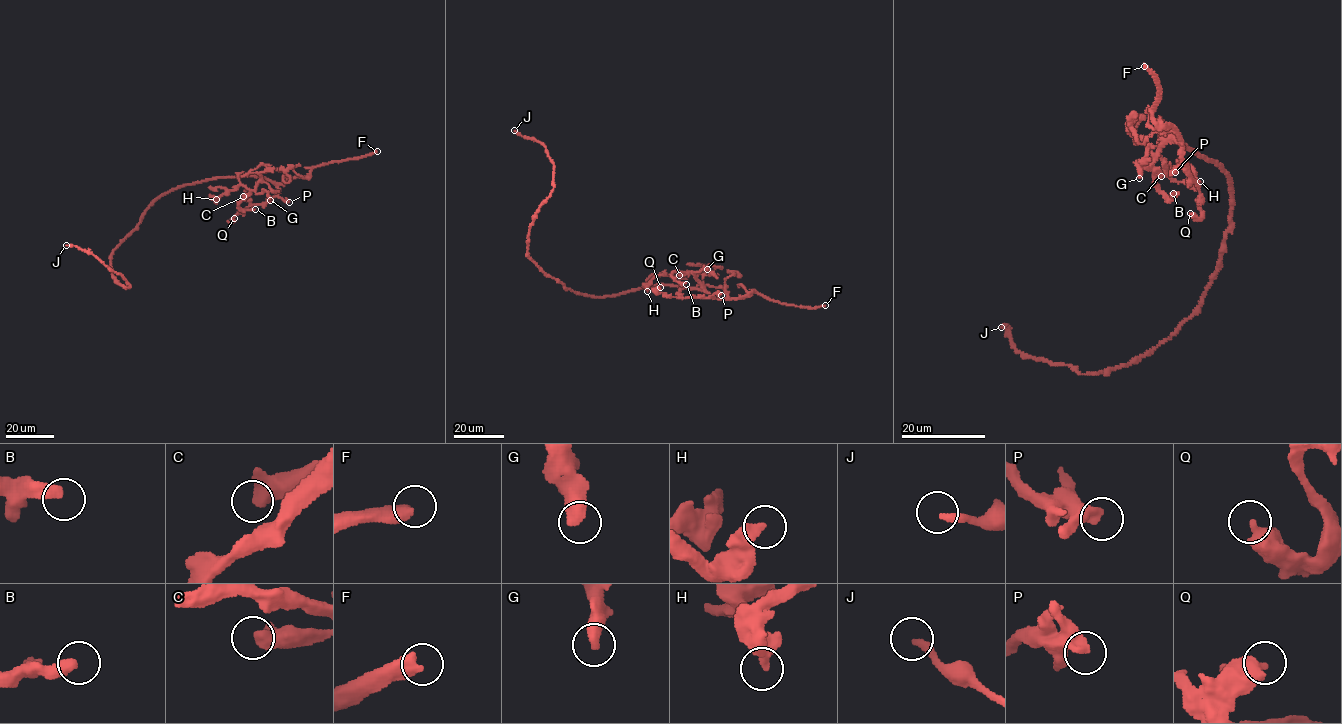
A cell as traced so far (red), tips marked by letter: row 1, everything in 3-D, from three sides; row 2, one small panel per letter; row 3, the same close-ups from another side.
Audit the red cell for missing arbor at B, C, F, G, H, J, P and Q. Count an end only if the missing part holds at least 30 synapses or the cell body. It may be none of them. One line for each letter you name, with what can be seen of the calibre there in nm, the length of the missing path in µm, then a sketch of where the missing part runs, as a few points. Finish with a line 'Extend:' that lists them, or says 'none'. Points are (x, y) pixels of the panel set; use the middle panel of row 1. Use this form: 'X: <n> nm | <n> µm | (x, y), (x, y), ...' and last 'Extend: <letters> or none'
F: 480 nm | 90 µm
Extend: F

